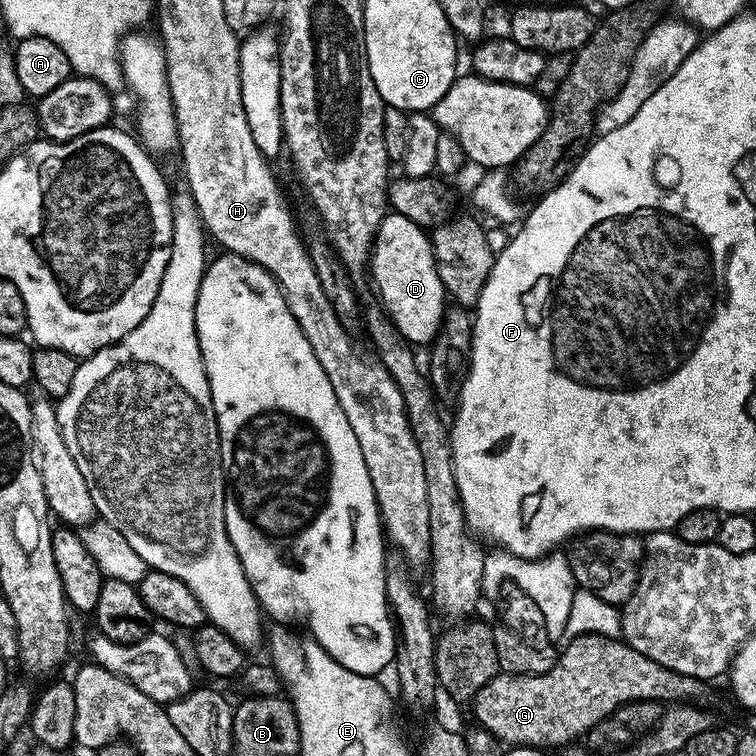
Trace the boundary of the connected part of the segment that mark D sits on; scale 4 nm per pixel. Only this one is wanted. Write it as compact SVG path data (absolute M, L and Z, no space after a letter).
M389 211L376 231L370 253L372 284L380 291L379 303L409 345L431 345L444 322L446 289L438 274L436 254L429 233L402 214Z

